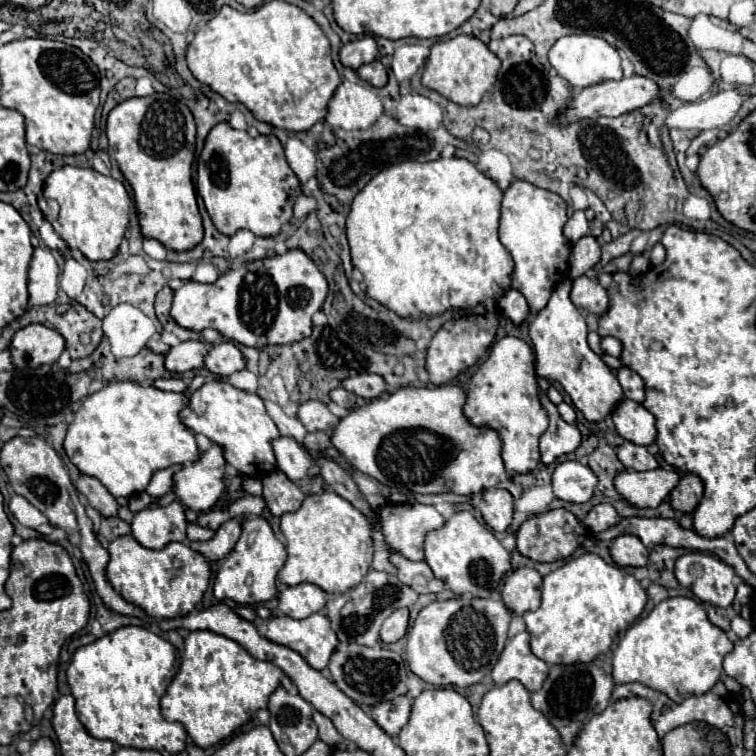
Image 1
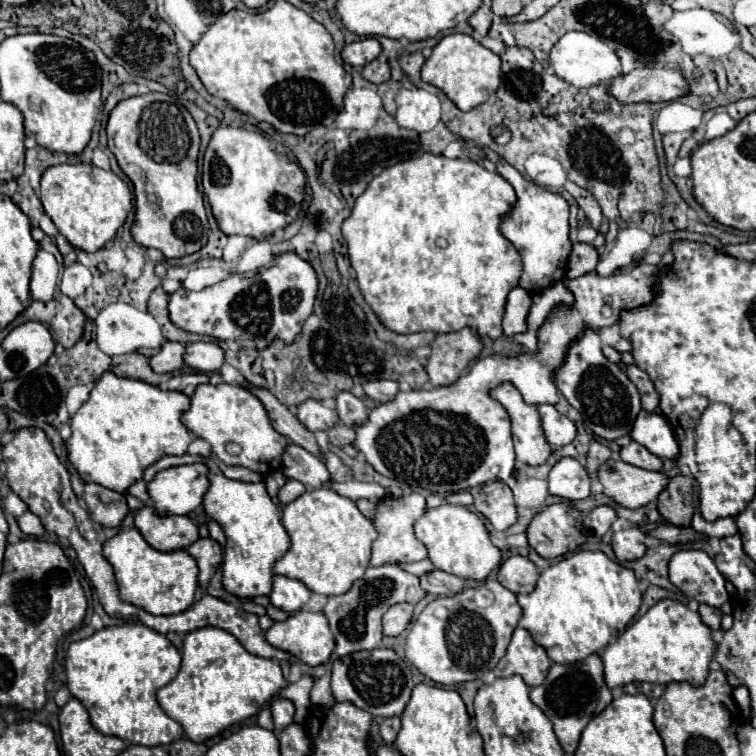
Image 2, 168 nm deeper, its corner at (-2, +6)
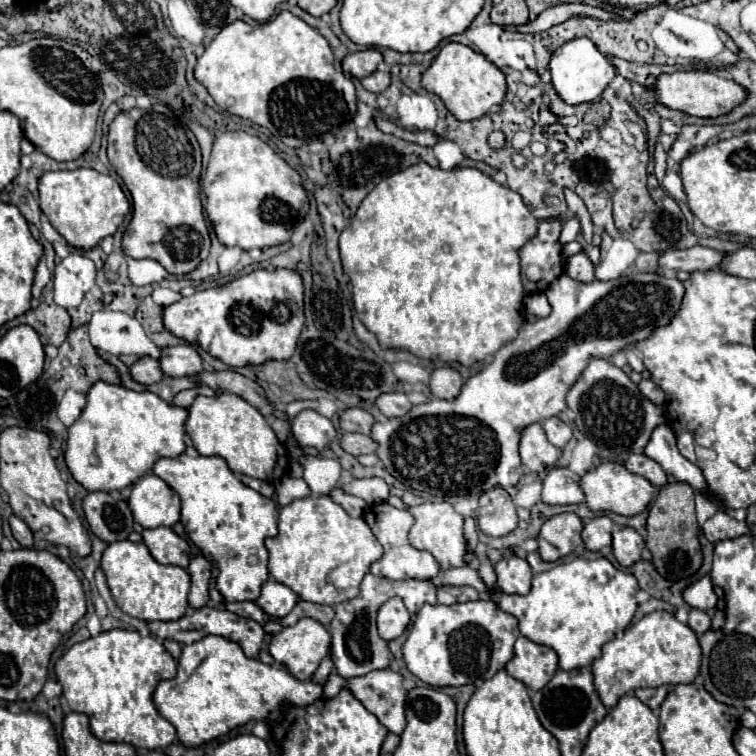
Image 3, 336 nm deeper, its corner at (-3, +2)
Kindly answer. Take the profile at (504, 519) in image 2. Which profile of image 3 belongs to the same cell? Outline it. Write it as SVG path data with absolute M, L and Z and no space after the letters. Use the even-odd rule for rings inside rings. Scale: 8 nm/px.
M492 488L480 496L478 528L484 534L500 538L510 534L516 528L516 524L516 506L504 488Z

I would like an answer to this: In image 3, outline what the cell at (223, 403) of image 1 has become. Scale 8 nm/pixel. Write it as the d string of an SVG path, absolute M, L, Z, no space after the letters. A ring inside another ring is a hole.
M224 392L212 398L196 396L192 406L188 408L186 432L190 434L198 454L222 456L234 474L246 474L258 480L276 482L288 470L290 456L286 446L278 442L266 418L236 394Z

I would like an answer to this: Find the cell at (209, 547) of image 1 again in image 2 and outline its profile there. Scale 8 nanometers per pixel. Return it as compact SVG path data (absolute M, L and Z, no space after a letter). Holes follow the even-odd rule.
M199 538L197 542L193 542L187 552L197 560L199 566L199 584L205 586L211 576L217 572L221 560L223 560L223 548L217 540L213 538Z

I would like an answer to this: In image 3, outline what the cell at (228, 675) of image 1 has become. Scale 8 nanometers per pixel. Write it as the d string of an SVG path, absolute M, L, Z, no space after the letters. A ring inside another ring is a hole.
M206 636L182 648L178 672L172 680L162 680L152 702L158 712L176 728L186 748L210 742L236 726L250 720L264 720L280 704L312 704L322 696L324 686L318 682L300 682L286 670L246 658L238 644L222 636Z

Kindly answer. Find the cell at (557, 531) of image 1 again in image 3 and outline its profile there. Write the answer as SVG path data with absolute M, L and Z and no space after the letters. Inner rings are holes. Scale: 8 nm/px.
M572 512L558 514L548 522L544 522L538 536L538 544L540 544L538 552L542 560L554 562L574 552L574 548L582 544L580 532L582 532L582 520Z

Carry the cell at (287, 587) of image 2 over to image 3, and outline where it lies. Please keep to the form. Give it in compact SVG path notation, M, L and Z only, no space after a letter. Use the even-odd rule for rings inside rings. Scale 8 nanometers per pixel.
M266 580L262 584L260 598L256 600L256 604L272 618L284 618L294 608L296 602L298 602L298 596L288 586L276 580Z

